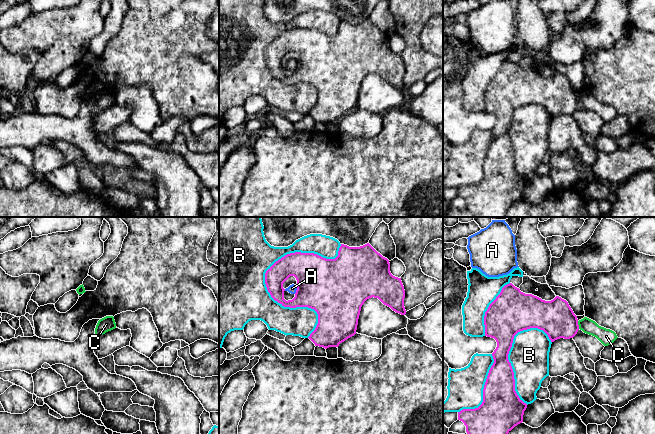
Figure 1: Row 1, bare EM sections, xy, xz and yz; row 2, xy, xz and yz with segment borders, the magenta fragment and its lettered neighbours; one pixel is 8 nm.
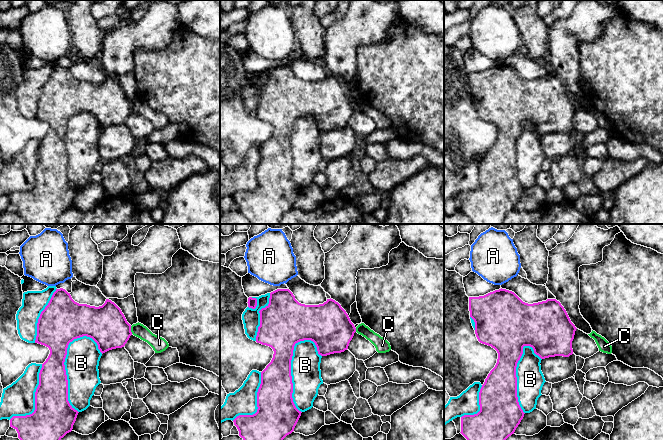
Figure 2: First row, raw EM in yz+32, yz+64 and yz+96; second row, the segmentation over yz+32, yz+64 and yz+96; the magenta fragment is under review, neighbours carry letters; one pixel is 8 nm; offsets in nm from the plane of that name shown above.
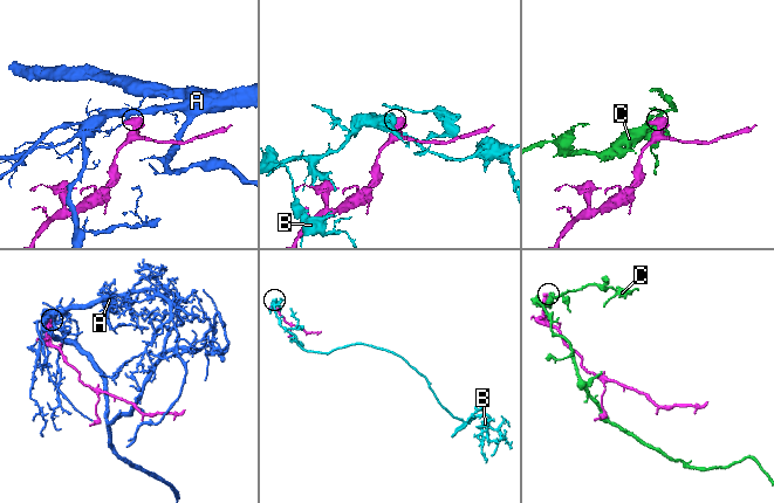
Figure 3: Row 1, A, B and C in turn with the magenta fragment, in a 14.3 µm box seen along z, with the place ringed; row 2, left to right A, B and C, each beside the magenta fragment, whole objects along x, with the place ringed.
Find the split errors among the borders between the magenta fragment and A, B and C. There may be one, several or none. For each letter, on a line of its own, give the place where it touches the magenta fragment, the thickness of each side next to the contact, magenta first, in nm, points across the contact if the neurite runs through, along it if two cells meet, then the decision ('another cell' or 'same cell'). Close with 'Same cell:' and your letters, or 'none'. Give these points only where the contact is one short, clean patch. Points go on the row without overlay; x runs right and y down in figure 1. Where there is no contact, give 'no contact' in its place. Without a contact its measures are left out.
A: xz (297, 65) | 440/70 nm | another cell
B: xz (265, 54) | 180/500 nm | another cell
C: yz (578, 101) | 280/130 nm | along yz (577, 97), (579, 104) | another cell
Same cell: none

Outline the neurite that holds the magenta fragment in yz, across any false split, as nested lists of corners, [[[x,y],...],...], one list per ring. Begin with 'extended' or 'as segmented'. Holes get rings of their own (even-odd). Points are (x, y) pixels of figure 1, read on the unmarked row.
as segmented; [[[512,59],[505,61],[496,75],[489,81],[484,92],[485,112],[494,114],[497,123],[492,129],[494,139],[491,142],[483,165],[483,178],[475,185],[463,185],[458,188],[458,196],[466,202],[466,208],[471,212],[473,217],[506,217],[508,209],[518,200],[523,198],[524,187],[527,180],[524,179],[515,167],[514,148],[511,139],[508,136],[508,130],[512,123],[514,112],[523,106],[538,104],[543,106],[554,118],[557,115],[573,114],[578,106],[578,95],[568,78],[559,72],[551,77],[545,77],[532,70],[525,70],[515,63]]]

